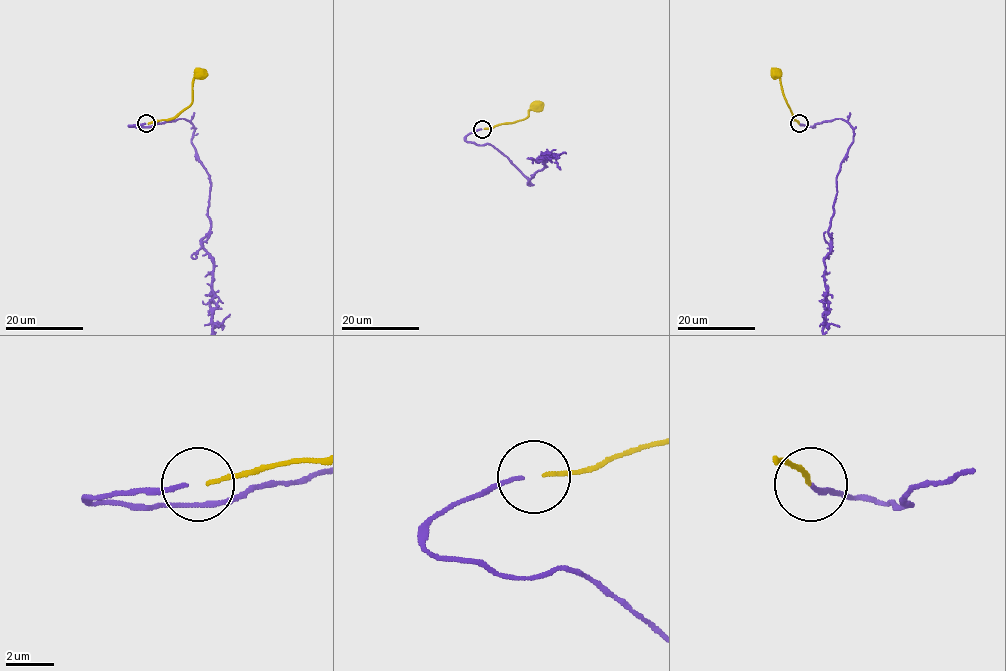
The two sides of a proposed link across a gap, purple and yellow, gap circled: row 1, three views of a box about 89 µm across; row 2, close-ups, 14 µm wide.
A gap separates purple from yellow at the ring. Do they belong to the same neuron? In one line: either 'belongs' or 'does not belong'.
belongs

